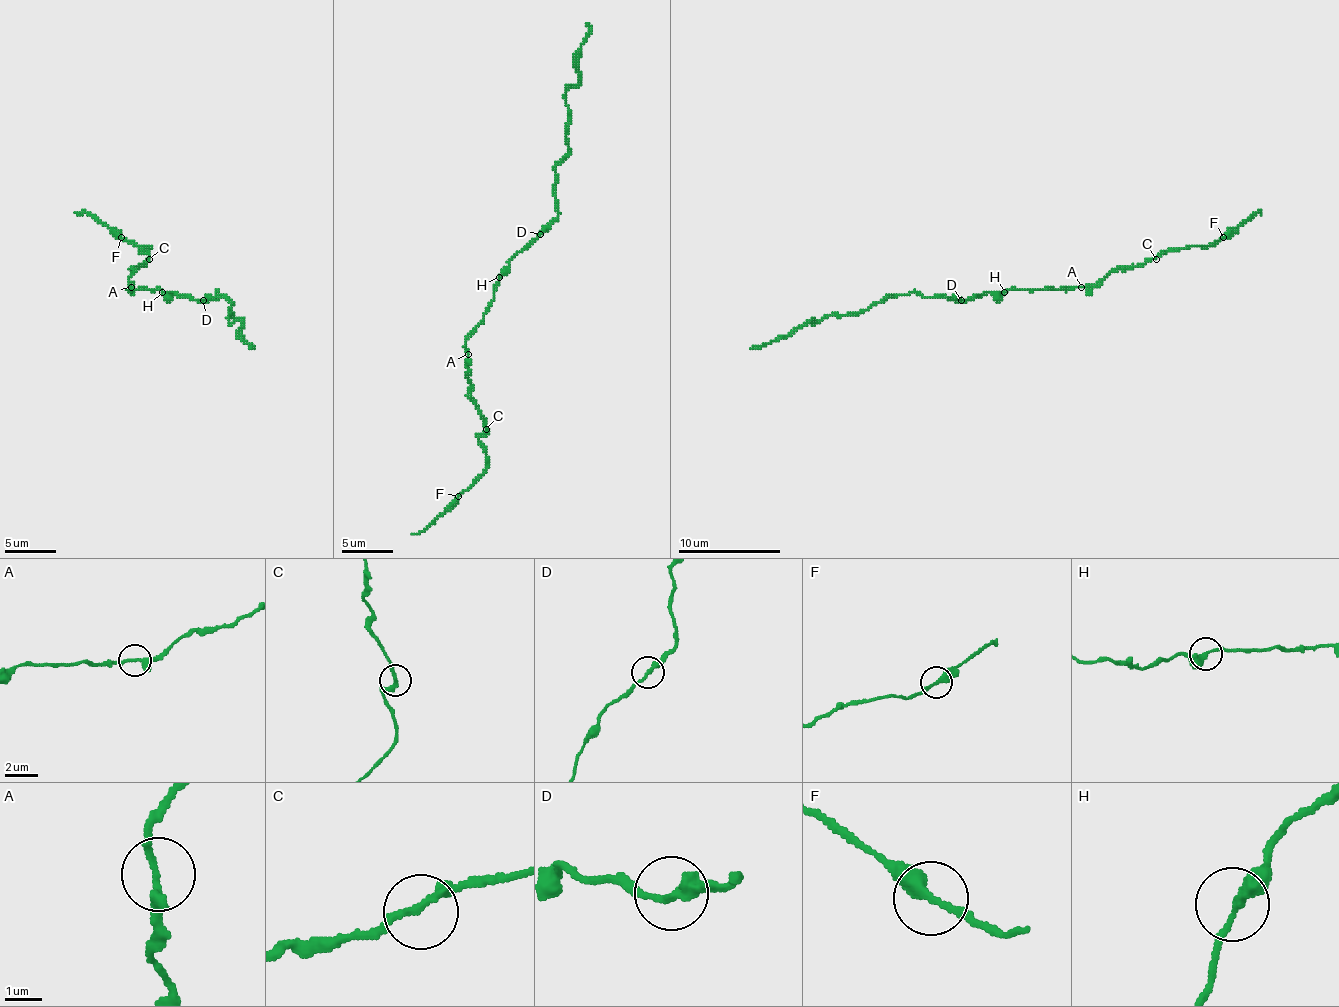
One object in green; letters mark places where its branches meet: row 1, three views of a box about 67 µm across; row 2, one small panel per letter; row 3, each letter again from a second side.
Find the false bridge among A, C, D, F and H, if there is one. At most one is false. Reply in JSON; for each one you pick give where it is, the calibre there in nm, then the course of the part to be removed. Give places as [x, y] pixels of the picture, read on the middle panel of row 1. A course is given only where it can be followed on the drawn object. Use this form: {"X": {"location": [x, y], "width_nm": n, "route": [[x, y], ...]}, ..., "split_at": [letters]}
{"split_at": []}

